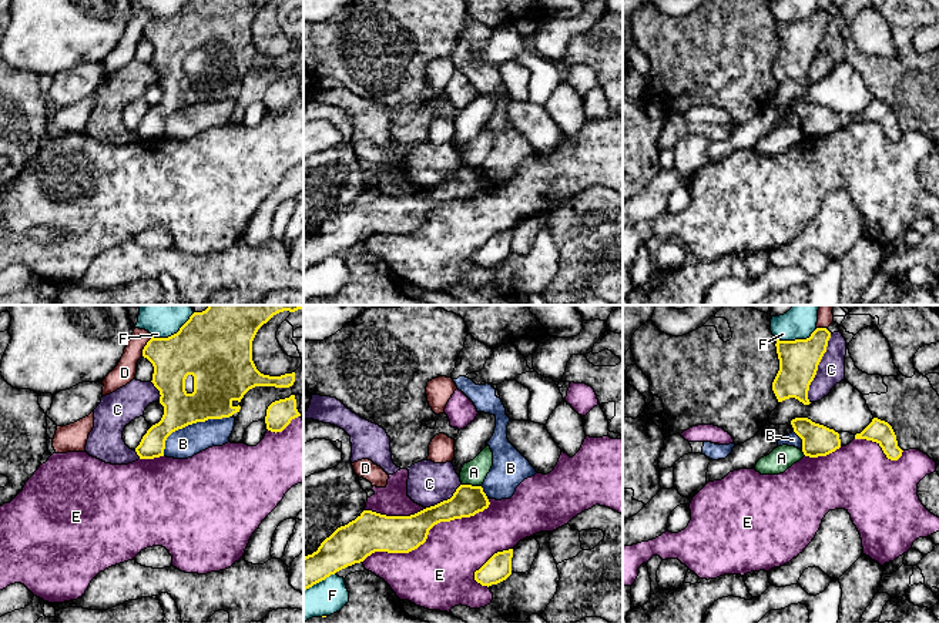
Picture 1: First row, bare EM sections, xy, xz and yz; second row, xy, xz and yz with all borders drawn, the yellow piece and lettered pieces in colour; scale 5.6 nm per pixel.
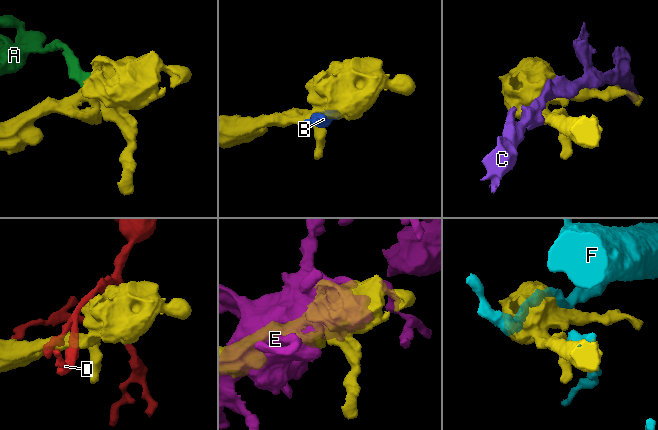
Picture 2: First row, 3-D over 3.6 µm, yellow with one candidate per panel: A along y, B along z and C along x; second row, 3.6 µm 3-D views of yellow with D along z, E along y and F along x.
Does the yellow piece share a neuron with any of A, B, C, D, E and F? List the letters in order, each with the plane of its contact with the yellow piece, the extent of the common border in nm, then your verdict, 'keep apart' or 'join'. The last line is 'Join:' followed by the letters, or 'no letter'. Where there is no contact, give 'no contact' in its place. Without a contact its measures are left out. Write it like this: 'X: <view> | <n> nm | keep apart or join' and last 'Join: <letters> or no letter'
A: xz | 110 nm | keep apart
B: xy | 460 nm | keep apart
C: yz | 420 nm | keep apart
D: xy | 130 nm | keep apart
E: xz | 800 nm | keep apart
F: yz | 240 nm | keep apart
Join: no letter

